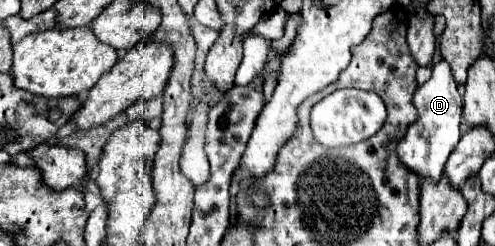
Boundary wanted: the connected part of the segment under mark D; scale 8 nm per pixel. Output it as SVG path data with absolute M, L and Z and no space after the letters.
M445 60L433 64L431 78L417 88L413 96L413 104L419 112L419 120L413 122L405 134L405 138L397 144L397 154L401 162L411 168L419 178L435 178L439 180L445 168L445 162L453 148L457 146L459 134L459 120L463 110L463 100L453 78L453 72Z

